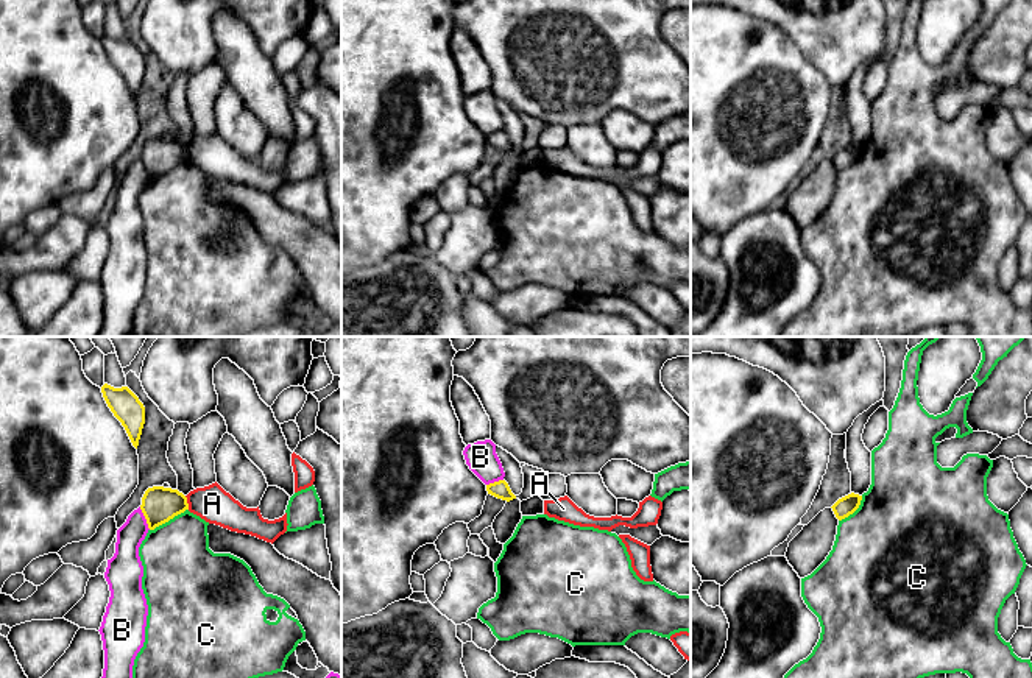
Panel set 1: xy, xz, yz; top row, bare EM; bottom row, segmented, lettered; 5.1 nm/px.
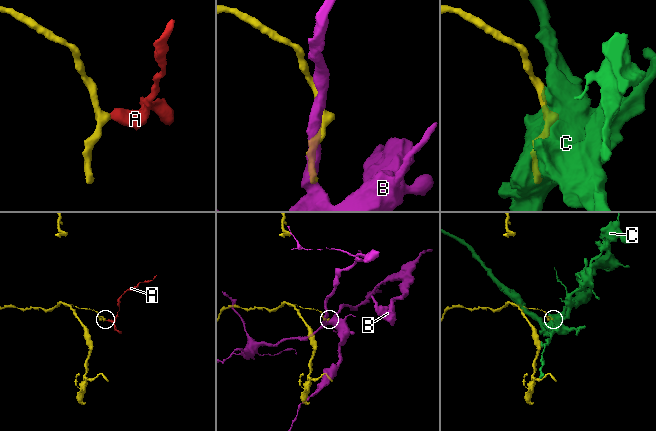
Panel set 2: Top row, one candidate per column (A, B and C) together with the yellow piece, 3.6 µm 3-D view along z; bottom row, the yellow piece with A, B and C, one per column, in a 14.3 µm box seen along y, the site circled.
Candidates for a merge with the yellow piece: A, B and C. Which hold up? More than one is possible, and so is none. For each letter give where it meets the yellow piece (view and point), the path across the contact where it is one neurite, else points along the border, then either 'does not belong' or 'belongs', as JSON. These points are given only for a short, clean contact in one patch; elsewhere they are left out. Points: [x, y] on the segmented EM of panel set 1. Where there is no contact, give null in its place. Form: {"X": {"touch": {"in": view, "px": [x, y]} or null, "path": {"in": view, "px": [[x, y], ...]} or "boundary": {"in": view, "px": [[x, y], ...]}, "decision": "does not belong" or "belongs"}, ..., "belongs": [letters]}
{"A": {"touch": {"in": "xy", "px": [186, 502]}, "boundary": {"in": "xy", "px": [[184, 496], [189, 508]]}, "decision": "does not belong"}, "B": {"touch": {"in": "xy", "px": [145, 518]}, "decision": "does not belong"}, "C": {"touch": {"in": "xy", "px": [169, 519]}, "decision": "does not belong"}, "belongs": []}

